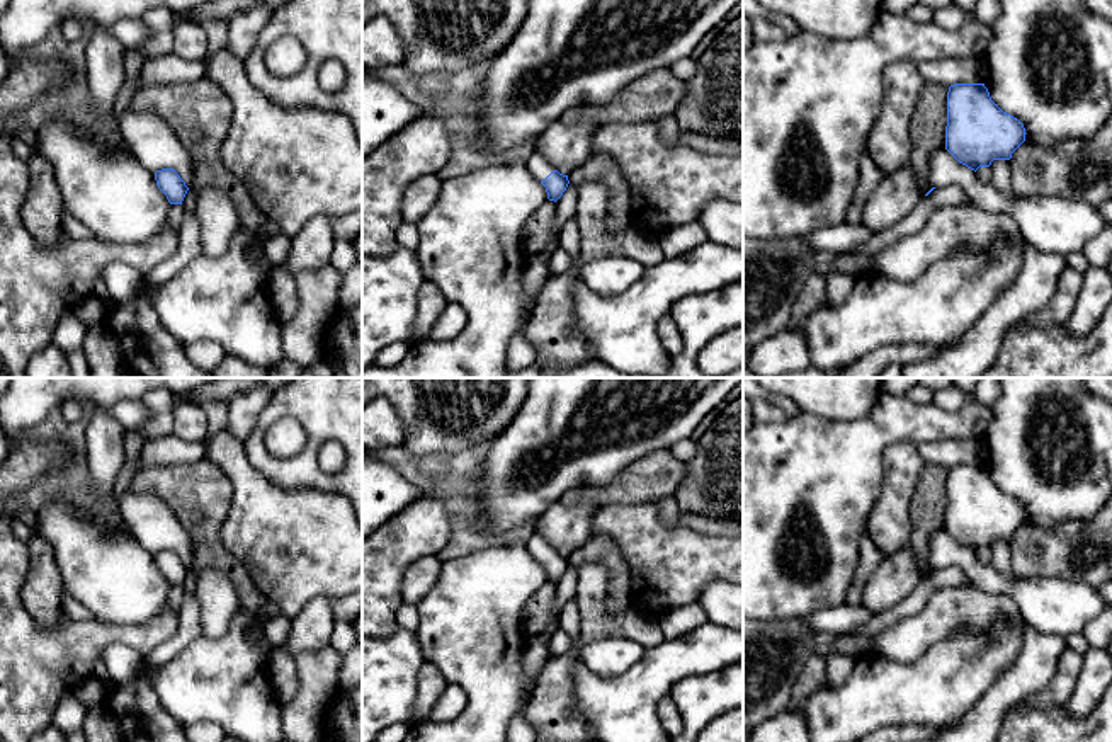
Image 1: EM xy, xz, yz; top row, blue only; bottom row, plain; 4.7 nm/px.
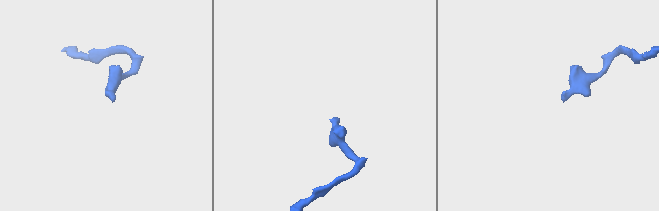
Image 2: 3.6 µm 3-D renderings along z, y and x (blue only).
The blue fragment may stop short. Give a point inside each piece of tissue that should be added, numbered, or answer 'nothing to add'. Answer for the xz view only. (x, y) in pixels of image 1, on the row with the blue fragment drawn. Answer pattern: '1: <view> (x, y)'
1: xz (538, 165)

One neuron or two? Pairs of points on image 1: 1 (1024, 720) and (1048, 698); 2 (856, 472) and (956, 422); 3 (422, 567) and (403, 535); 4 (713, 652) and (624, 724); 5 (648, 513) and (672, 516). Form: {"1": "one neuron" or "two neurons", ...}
{"1": "two neurons", "2": "one neuron", "3": "two neurons", "4": "one neuron", "5": "two neurons"}

